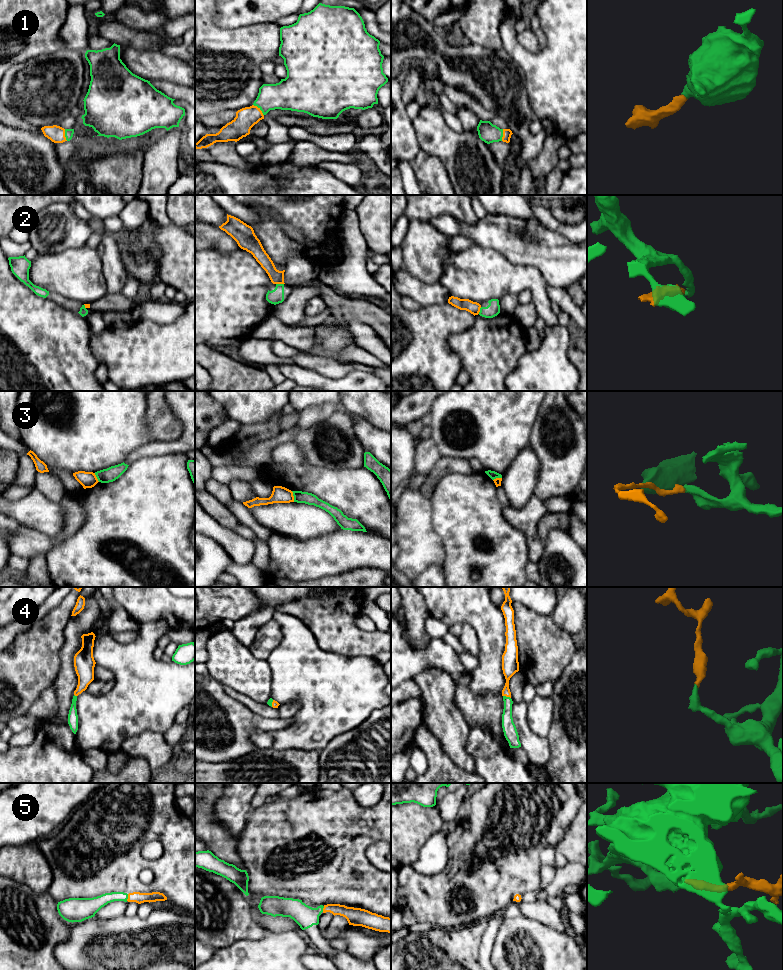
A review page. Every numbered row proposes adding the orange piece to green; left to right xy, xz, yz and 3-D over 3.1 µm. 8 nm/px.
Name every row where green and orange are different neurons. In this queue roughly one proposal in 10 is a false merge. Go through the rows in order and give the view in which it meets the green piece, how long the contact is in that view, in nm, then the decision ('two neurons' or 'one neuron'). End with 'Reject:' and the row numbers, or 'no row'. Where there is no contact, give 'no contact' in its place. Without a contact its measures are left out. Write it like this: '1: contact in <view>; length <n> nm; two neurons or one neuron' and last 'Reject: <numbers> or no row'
1: contact in xz; length 130 nm; one neuron
2: contact in xz; length 60 nm; two neurons
3: contact in xz; length 90 nm; two neurons
4: contact in yz; length 70 nm; one neuron
5: contact in xy; length 60 nm; one neuron
Reject: 2, 3

